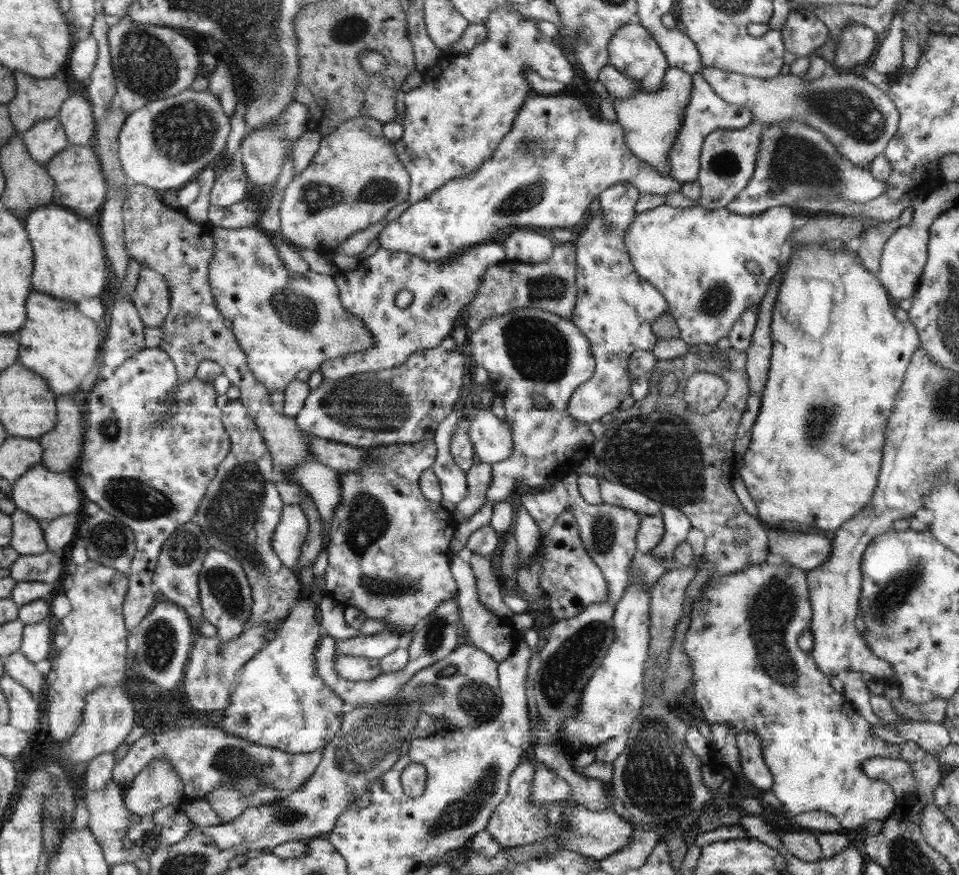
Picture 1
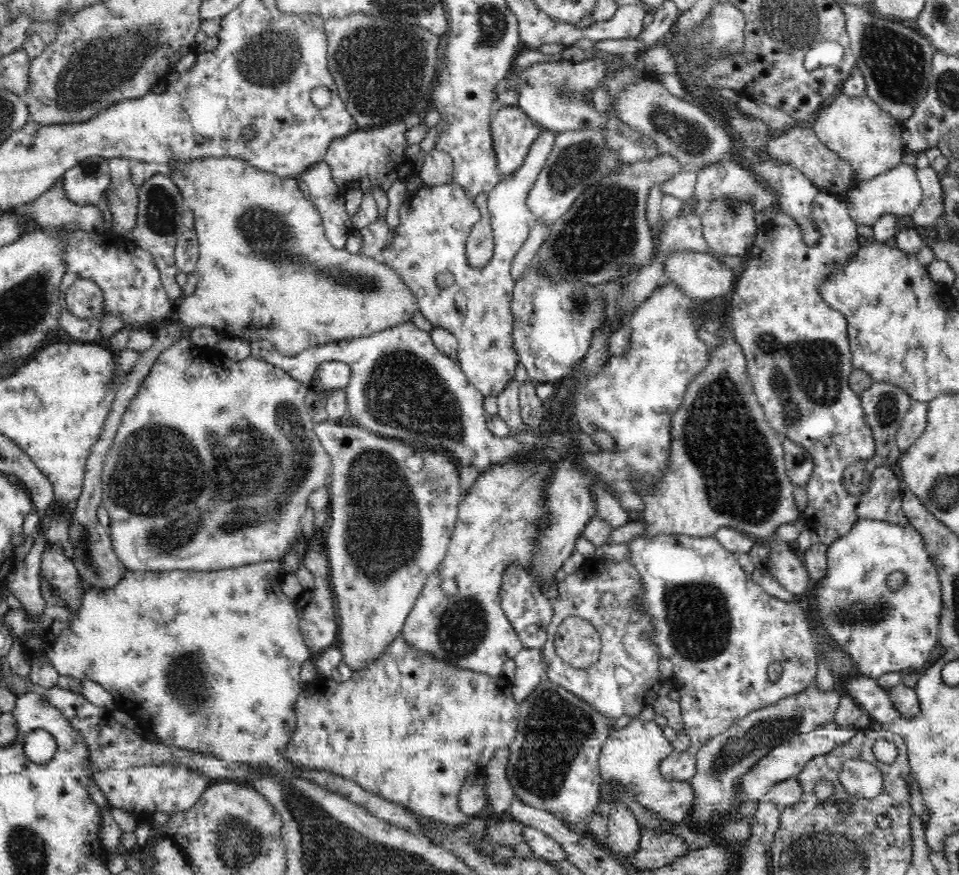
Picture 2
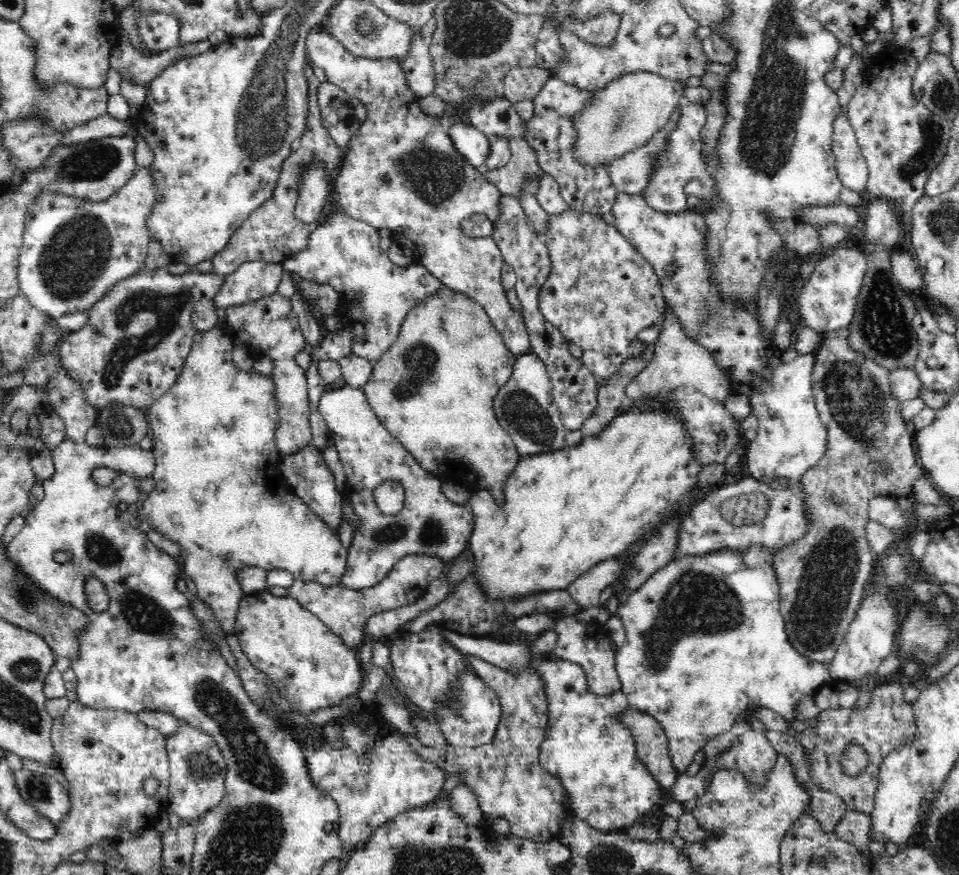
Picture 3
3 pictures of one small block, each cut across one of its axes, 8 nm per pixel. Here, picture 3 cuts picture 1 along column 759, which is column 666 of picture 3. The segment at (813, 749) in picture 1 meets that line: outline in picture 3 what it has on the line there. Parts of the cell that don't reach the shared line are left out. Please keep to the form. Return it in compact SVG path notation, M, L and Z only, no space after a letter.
M758 544L748 548L748 550L751 551L747 555L744 555L744 558L756 558L756 560L758 558L768 558L768 560L762 560L762 562L758 560L758 566L754 566L754 568L746 566L746 562L744 562L744 580L740 580L736 584L736 588L734 588L734 582L730 584L726 580L726 574L722 570L714 568L712 564L708 564L706 555L684 554L652 574L644 582L643 586L640 586L636 592L628 596L628 600L624 604L614 604L626 630L624 646L616 652L616 672L618 673L618 679L620 679L621 684L620 693L626 695L630 707L653 716L663 727L667 735L666 738L668 739L668 749L670 749L672 764L676 767L678 774L684 772L688 768L688 765L694 762L692 757L696 752L706 746L706 742L715 736L730 731L735 723L735 718L739 714L742 714L742 712L753 712L756 708L768 708L776 714L783 716L786 721L790 722L793 728L805 726L804 723L797 721L796 717L796 708L798 708L800 698L804 698L804 696L812 696L813 698L816 692L818 692L818 688L833 681L829 673L828 664L814 662L810 658L802 656L802 654L799 654L795 650L795 647L790 643L790 639L788 639L785 628L786 624L780 611L780 585L778 585L778 579L773 565L774 552L771 552L771 548L764 548Z

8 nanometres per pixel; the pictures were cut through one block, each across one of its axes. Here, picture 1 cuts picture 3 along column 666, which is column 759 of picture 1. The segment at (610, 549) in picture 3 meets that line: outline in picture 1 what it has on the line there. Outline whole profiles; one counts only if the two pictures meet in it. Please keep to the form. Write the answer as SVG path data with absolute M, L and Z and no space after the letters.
M820 244L816 248L815 251L812 248L808 248L808 246L798 246L794 252L792 252L789 261L785 264L786 270L783 272L780 281L780 290L778 291L778 296L776 297L775 304L772 309L772 322L771 322L771 337L772 337L772 350L771 350L771 359L769 371L767 374L767 382L764 388L764 392L761 394L761 407L757 416L756 422L752 425L751 430L751 439L748 445L748 450L742 456L744 460L744 464L741 467L741 470L736 473L738 476L742 478L742 482L744 482L747 487L752 500L756 503L758 507L758 519L764 523L766 527L781 527L780 522L784 520L790 520L790 522L800 522L800 524L806 524L811 527L819 528L820 530L836 530L839 526L842 526L844 522L850 520L855 514L858 514L860 510L862 510L871 500L874 489L877 485L877 476L880 472L881 460L882 460L882 448L884 448L886 440L884 440L884 428L886 428L886 418L890 416L892 409L895 406L895 398L897 394L900 393L900 388L902 387L902 382L904 382L904 373L908 368L908 363L911 361L912 355L915 353L916 348L921 346L921 342L919 339L918 331L912 322L907 319L906 321L898 321L896 319L895 313L892 311L892 304L890 304L890 300L892 298L886 292L882 283L862 264L860 258L858 258L856 252L852 252L852 250L832 250L832 248L828 248L831 246L829 244Z

